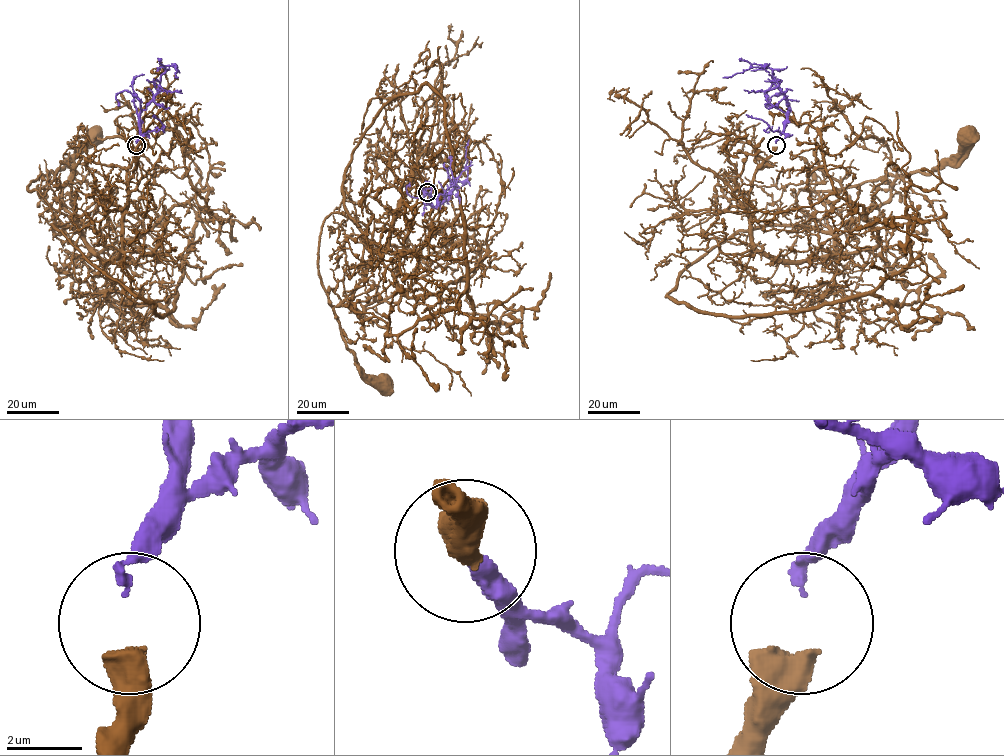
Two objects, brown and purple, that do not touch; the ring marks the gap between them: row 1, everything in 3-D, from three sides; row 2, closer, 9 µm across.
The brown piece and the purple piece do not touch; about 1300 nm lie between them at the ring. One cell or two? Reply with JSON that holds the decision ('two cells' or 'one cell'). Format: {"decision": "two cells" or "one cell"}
{"decision": "one cell"}

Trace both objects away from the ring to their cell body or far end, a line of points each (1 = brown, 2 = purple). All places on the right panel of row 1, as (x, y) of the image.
1: (776, 147), (749, 195), (752, 242), (802, 260), (833, 234), (798, 208), (801, 190), (931, 172), (966, 134)
2: (776, 143), (790, 110), (772, 70), (765, 66), (750, 67), (723, 78)

